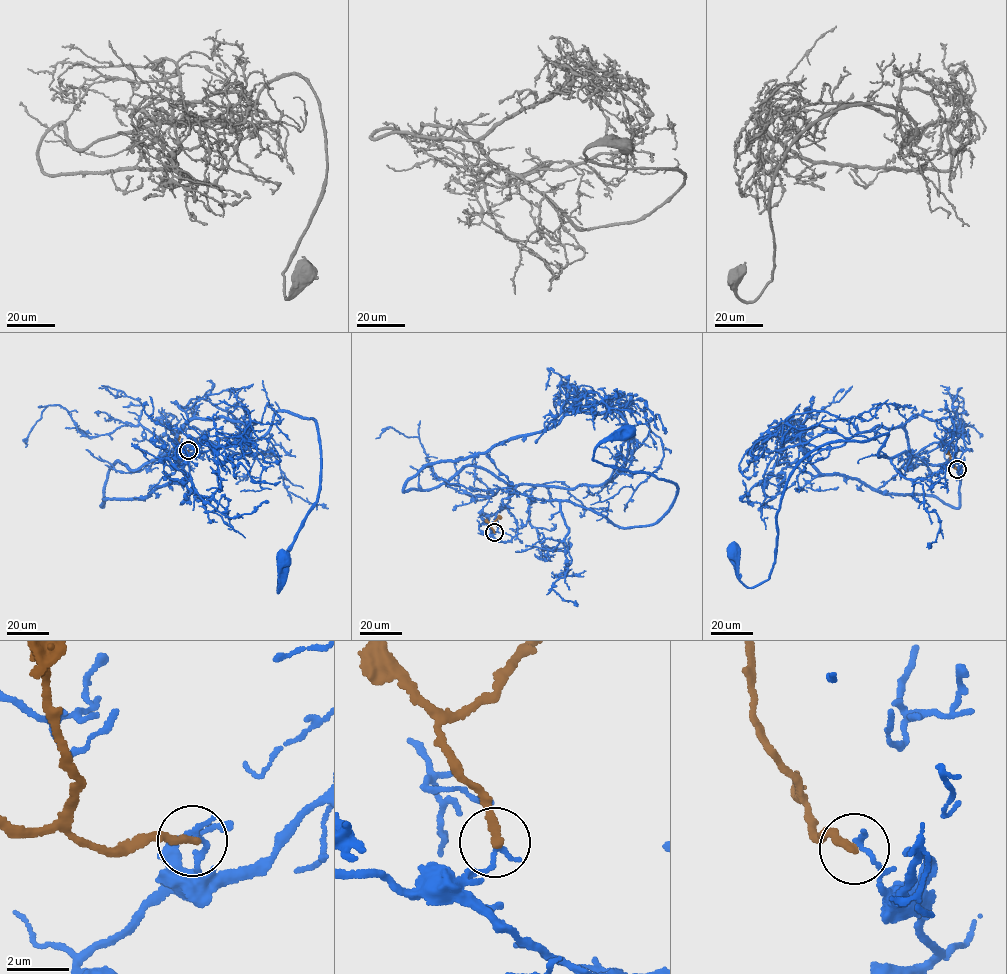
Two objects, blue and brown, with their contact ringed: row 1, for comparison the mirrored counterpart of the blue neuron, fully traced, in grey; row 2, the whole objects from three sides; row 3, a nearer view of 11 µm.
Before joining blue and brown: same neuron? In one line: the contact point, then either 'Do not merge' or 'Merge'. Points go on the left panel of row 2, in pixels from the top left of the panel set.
Place: (188, 450). Do not merge

